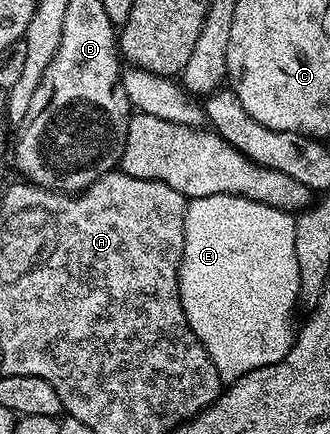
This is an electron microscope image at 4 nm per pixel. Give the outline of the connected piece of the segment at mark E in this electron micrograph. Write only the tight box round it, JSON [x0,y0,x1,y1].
[180,194,300,384]

